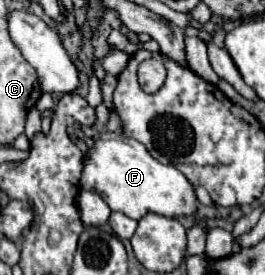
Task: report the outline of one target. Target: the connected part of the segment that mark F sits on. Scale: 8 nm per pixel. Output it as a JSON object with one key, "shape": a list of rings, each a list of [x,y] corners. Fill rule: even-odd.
{"shape":[[[101,132],[95,136],[95,146],[89,148],[81,174],[81,188],[97,192],[111,210],[123,212],[133,220],[155,212],[167,218],[193,216],[197,212],[197,194],[193,184],[175,166],[157,162],[141,142],[125,138],[119,132]]]}

